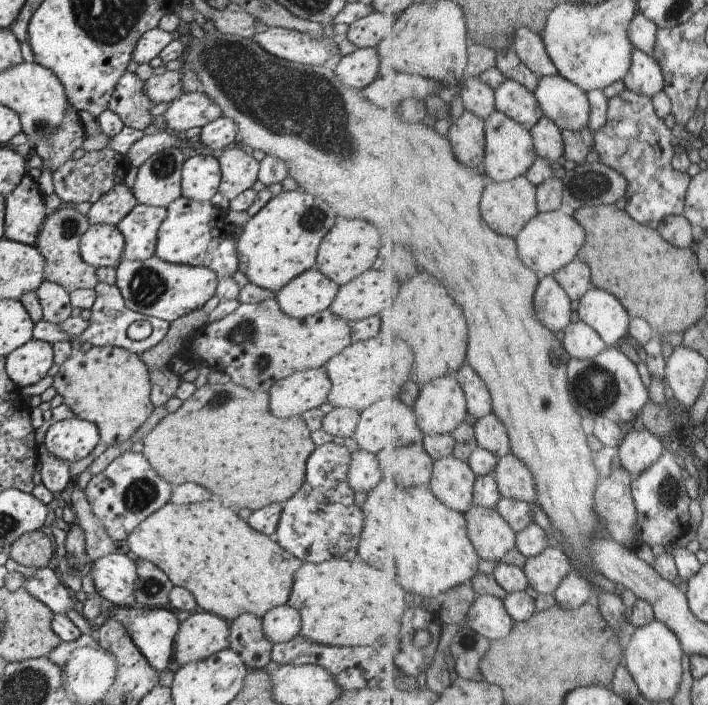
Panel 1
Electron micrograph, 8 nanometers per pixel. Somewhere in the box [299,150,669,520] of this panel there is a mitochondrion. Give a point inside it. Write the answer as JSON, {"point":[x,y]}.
{"point":[596,388]}

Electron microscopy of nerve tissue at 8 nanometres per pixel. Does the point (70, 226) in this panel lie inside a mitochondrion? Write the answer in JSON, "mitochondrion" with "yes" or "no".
{"mitochondrion":"yes"}

